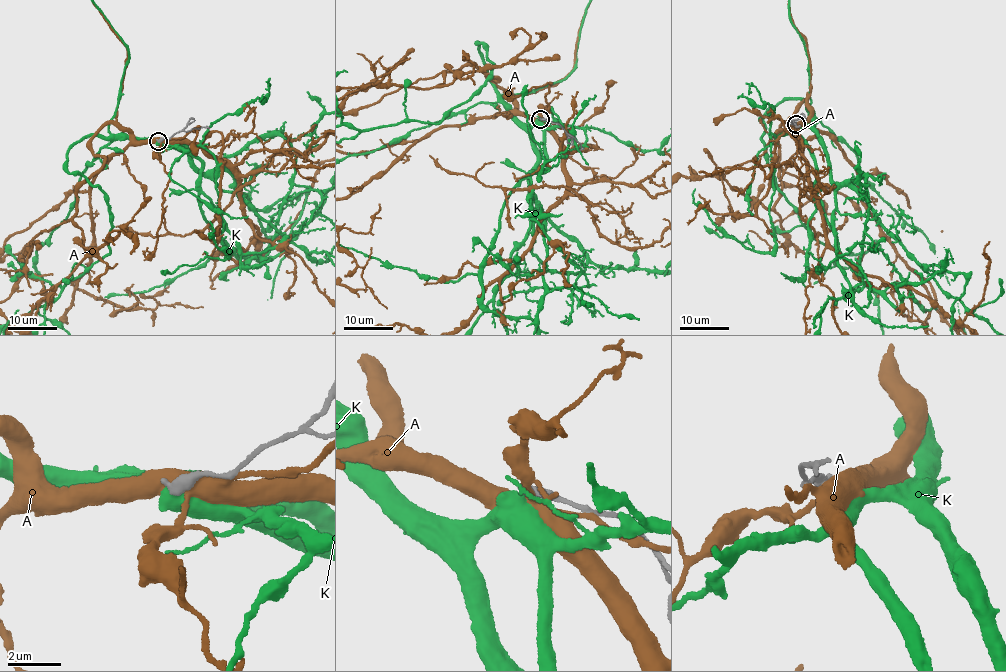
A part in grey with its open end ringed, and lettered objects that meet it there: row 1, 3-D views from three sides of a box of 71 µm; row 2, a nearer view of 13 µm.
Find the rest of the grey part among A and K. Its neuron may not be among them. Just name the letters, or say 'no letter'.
K

